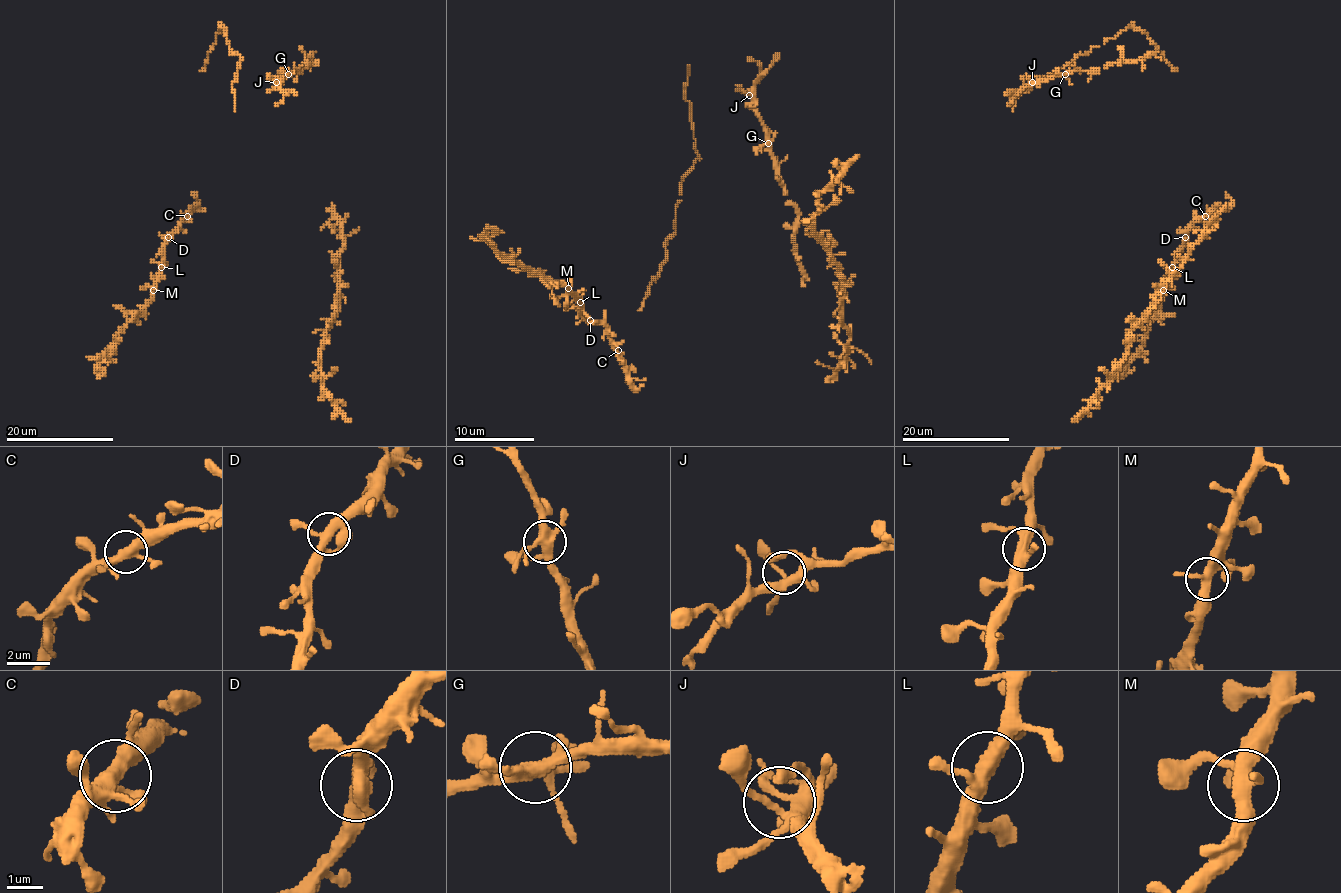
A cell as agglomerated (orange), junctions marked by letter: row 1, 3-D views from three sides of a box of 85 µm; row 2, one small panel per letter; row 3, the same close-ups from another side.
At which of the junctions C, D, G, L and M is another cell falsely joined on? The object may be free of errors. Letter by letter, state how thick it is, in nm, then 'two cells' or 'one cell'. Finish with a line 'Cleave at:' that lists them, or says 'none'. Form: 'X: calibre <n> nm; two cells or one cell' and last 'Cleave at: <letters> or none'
C: calibre 380 nm; one cell
D: calibre 420 nm; one cell
G: calibre 380 nm; one cell
L: calibre 360 nm; one cell
M: calibre 380 nm; one cell
Cleave at: none

